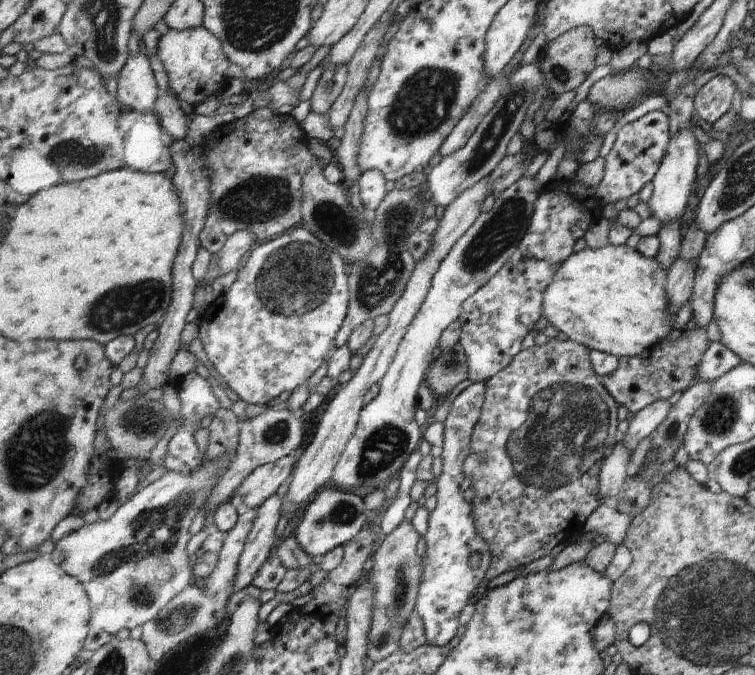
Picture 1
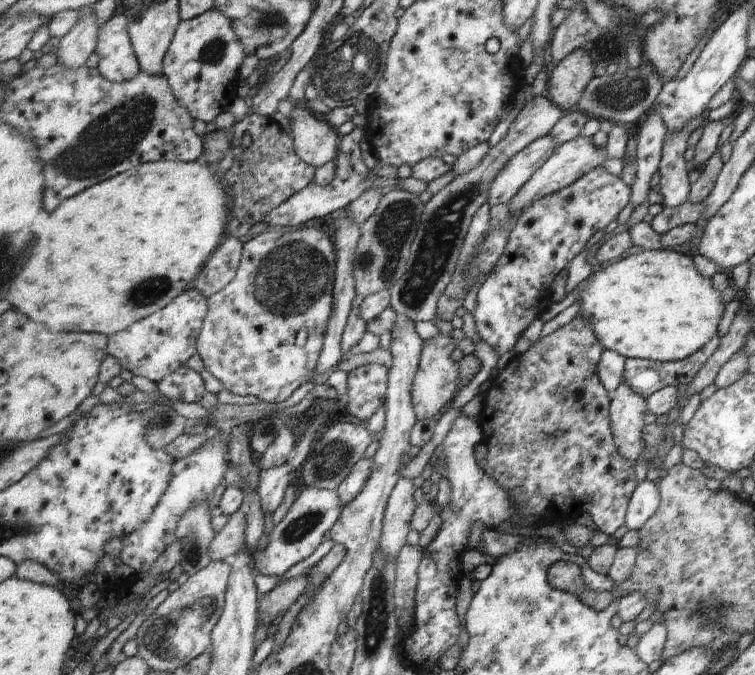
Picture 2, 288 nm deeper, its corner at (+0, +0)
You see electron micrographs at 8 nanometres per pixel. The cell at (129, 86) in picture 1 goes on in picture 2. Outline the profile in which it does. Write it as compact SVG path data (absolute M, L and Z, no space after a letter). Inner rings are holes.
M117 14L105 26L101 26L95 54L101 56L97 68L105 78L123 84L139 76L143 66L139 64L129 36L129 16Z

